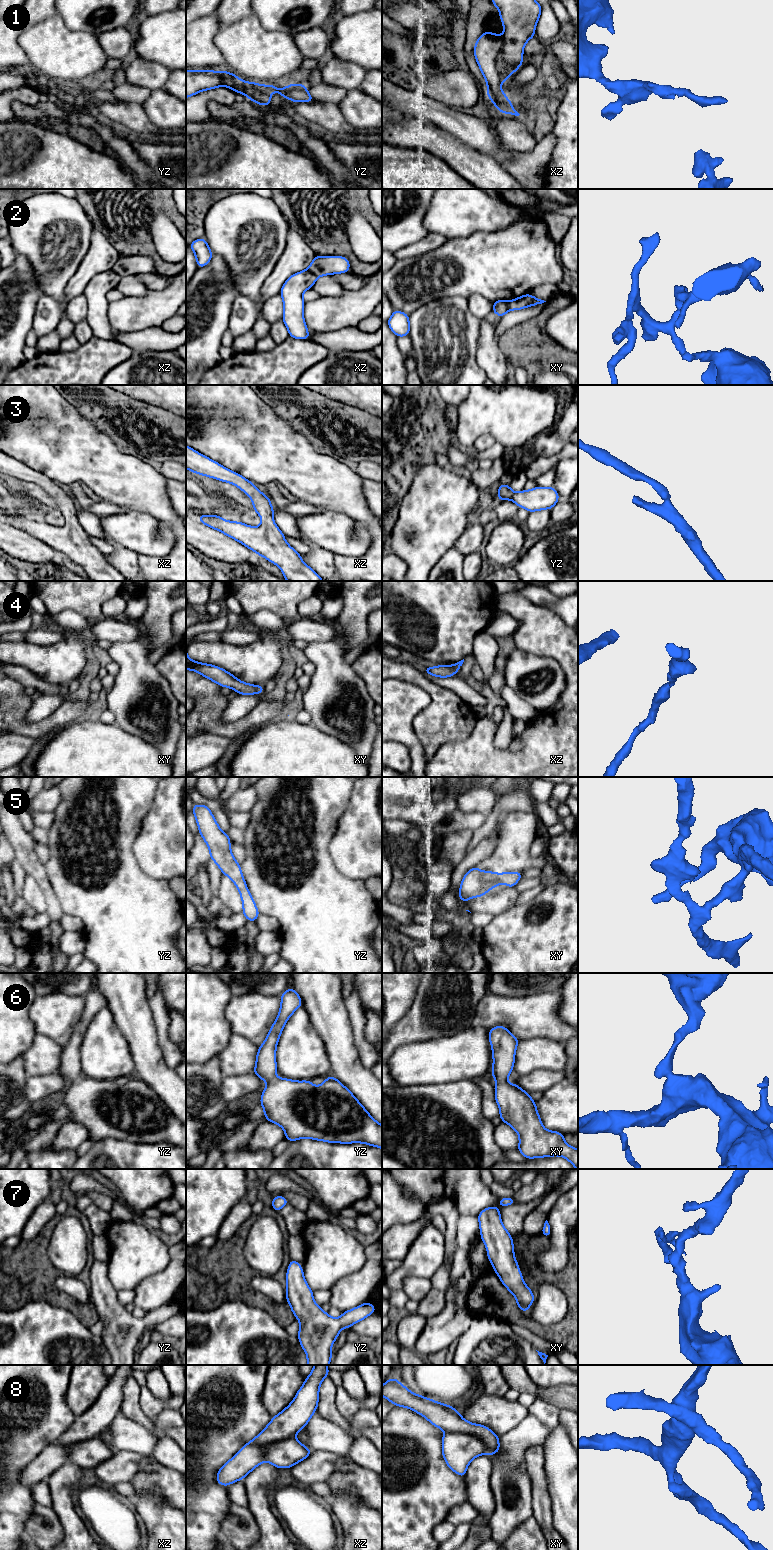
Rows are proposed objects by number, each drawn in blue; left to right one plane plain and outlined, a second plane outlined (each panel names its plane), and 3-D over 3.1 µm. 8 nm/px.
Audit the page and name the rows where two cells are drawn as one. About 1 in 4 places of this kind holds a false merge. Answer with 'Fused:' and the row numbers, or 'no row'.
Fused: 1, 2

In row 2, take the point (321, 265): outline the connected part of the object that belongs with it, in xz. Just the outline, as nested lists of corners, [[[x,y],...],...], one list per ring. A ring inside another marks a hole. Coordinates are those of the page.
[[[316,255],[308,270],[317,277],[349,272],[350,262],[343,256]]]

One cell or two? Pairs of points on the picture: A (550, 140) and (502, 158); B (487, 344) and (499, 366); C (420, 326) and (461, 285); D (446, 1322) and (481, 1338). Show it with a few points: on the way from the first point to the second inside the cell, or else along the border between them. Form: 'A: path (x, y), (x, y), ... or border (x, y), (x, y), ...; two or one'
A: border (516, 152), (510, 160), (502, 165); two
B: path (488, 349), (489, 356), (494, 361); one
C: border (442, 298), (428, 301), (420, 307); two
D: border (473, 1317), (468, 1328), (458, 1338); two

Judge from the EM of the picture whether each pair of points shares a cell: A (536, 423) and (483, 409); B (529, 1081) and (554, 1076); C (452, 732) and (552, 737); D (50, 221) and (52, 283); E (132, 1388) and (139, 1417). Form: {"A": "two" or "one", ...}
{"A": "one", "B": "one", "C": "two", "D": "one", "E": "one"}

